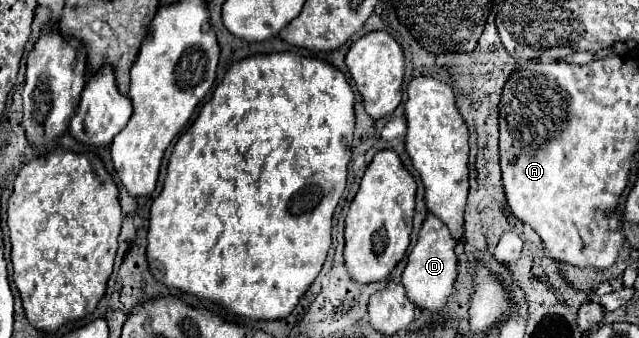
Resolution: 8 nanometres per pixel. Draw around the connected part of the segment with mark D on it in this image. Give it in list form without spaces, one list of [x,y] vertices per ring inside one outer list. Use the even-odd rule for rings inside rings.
[[[429,213],[423,221],[417,245],[409,253],[409,259],[403,271],[403,285],[407,289],[407,295],[417,307],[427,311],[441,311],[445,307],[445,301],[453,293],[453,283],[457,279],[459,259],[457,259],[455,247],[457,247],[457,241],[443,225],[443,221]]]

